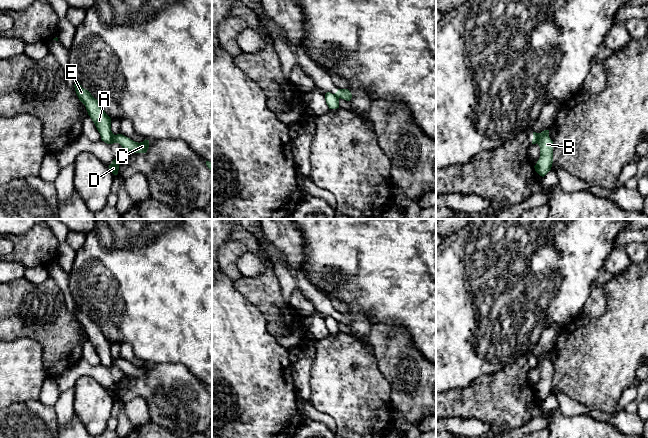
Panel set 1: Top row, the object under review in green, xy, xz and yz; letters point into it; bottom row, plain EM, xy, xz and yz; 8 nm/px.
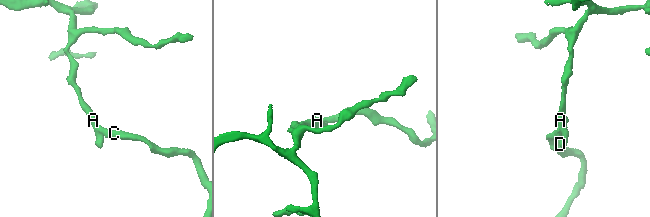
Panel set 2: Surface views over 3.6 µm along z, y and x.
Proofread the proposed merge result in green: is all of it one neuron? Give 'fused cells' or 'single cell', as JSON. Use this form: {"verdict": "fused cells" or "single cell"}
{"verdict": "fused cells"}

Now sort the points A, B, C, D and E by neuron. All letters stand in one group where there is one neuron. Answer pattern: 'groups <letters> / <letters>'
groups A B D E / C

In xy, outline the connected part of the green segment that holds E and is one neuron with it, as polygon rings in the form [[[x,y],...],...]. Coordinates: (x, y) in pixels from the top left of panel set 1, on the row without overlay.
[[[75,303],[75,315],[79,324],[85,329],[88,339],[94,346],[101,364],[107,368],[113,368],[113,357],[111,355],[111,342],[105,337],[99,325],[91,317],[84,313]]]

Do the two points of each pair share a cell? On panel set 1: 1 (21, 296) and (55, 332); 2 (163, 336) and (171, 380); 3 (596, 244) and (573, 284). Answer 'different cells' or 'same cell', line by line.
1: same cell
2: different cells
3: same cell

